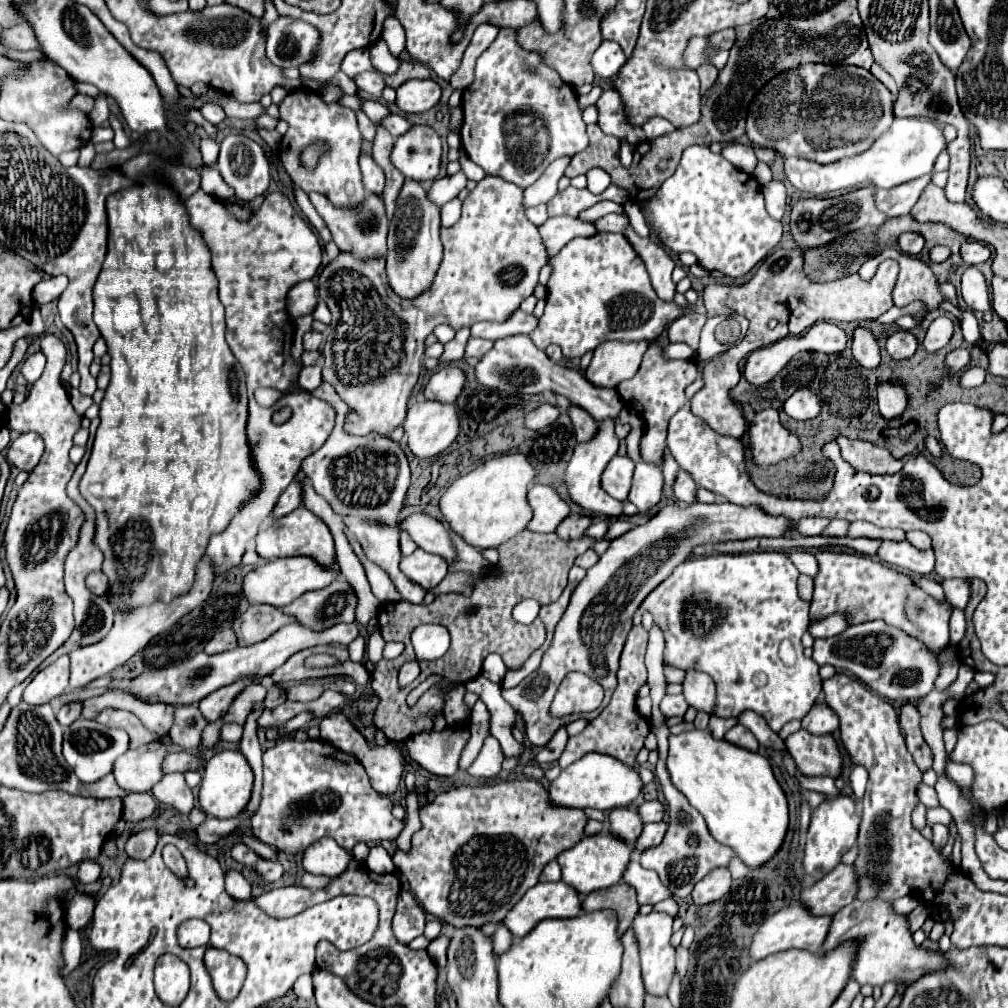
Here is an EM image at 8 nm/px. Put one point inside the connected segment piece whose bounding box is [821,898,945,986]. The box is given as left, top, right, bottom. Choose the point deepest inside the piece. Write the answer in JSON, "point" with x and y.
{"point":[885,951]}

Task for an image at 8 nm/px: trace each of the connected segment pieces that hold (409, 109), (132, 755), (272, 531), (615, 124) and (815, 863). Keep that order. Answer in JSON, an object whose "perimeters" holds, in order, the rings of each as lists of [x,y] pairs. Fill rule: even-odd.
{"perimeters":[[[[409,80],[397,88],[395,104],[407,114],[431,110],[441,98],[441,88],[433,80]]],[[[159,742],[145,744],[137,750],[121,754],[113,764],[113,776],[125,792],[151,792],[151,788],[163,778],[161,762],[165,758],[165,746]]],[[[297,508],[291,514],[277,518],[269,528],[257,534],[257,554],[265,560],[287,558],[287,556],[309,556],[321,566],[331,566],[335,562],[335,544],[327,524],[307,508]]],[[[605,90],[601,94],[601,98],[597,100],[597,110],[599,110],[599,120],[597,124],[601,126],[601,130],[605,134],[611,134],[619,140],[627,140],[629,144],[641,144],[645,140],[645,134],[641,128],[633,128],[633,124],[629,124],[625,112],[623,112],[623,104],[621,98],[615,90]]],[[[839,794],[833,800],[821,802],[811,814],[811,826],[807,832],[807,844],[803,856],[805,872],[815,880],[831,872],[841,862],[841,856],[855,844],[857,828],[859,828],[859,814],[857,814],[857,804],[851,796]]]]}

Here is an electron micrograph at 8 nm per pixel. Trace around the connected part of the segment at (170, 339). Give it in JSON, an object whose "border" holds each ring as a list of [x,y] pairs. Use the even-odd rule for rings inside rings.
{"border":[[[141,172],[139,180],[135,186],[131,188],[125,188],[121,192],[115,192],[107,198],[107,218],[109,218],[109,248],[107,248],[107,258],[103,262],[103,268],[101,268],[101,274],[93,286],[93,322],[97,324],[103,340],[107,342],[107,352],[111,356],[111,382],[105,390],[105,398],[101,402],[101,412],[99,412],[99,428],[97,428],[97,434],[95,434],[95,444],[93,444],[93,452],[91,452],[91,458],[89,458],[89,464],[87,464],[87,470],[85,470],[85,476],[79,484],[81,488],[81,494],[87,498],[87,502],[95,508],[97,512],[97,532],[95,532],[95,544],[103,550],[105,554],[105,562],[103,562],[103,574],[109,578],[109,600],[115,602],[115,604],[121,604],[121,606],[143,606],[143,604],[151,604],[155,600],[163,600],[163,602],[171,602],[175,596],[181,596],[185,592],[191,590],[193,586],[193,580],[195,580],[195,564],[197,560],[203,558],[205,554],[205,548],[207,548],[207,542],[211,538],[211,534],[217,534],[217,532],[223,532],[225,526],[229,524],[229,520],[233,518],[233,514],[237,512],[237,508],[251,496],[251,492],[259,486],[259,476],[253,468],[253,462],[251,462],[251,448],[247,444],[247,436],[245,436],[245,424],[247,424],[247,388],[245,388],[245,376],[243,376],[243,370],[239,366],[239,362],[233,358],[227,342],[225,342],[225,312],[223,312],[223,304],[219,300],[219,294],[217,294],[217,276],[213,276],[213,268],[211,268],[211,252],[209,252],[209,246],[205,244],[203,236],[201,236],[201,230],[199,228],[191,228],[191,222],[189,222],[189,212],[185,212],[185,204],[183,200],[179,198],[179,194],[161,178],[161,174],[157,172]]]}

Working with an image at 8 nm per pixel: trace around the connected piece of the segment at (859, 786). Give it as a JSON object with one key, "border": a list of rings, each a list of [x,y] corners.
{"border":[[[855,766],[849,776],[849,788],[857,800],[863,798],[865,786],[867,786],[867,770],[863,766]]]}

